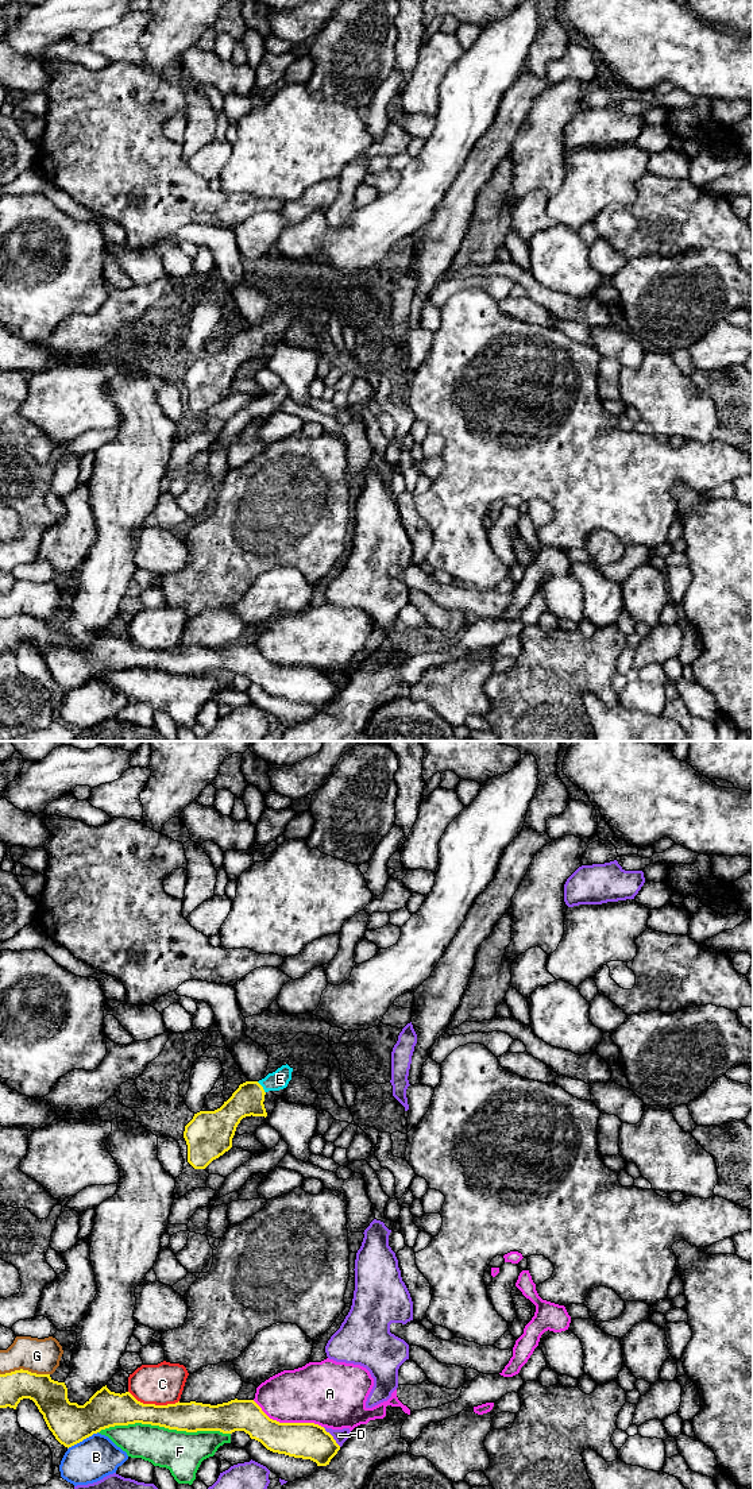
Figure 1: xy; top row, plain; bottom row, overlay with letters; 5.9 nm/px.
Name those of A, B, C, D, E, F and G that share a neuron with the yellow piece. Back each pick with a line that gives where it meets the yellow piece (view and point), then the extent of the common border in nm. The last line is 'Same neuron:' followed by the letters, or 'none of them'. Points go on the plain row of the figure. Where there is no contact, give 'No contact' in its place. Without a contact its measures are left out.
E: Touches yellow at xy (262, 331). Shared border 90 nm
Same neuron: E

